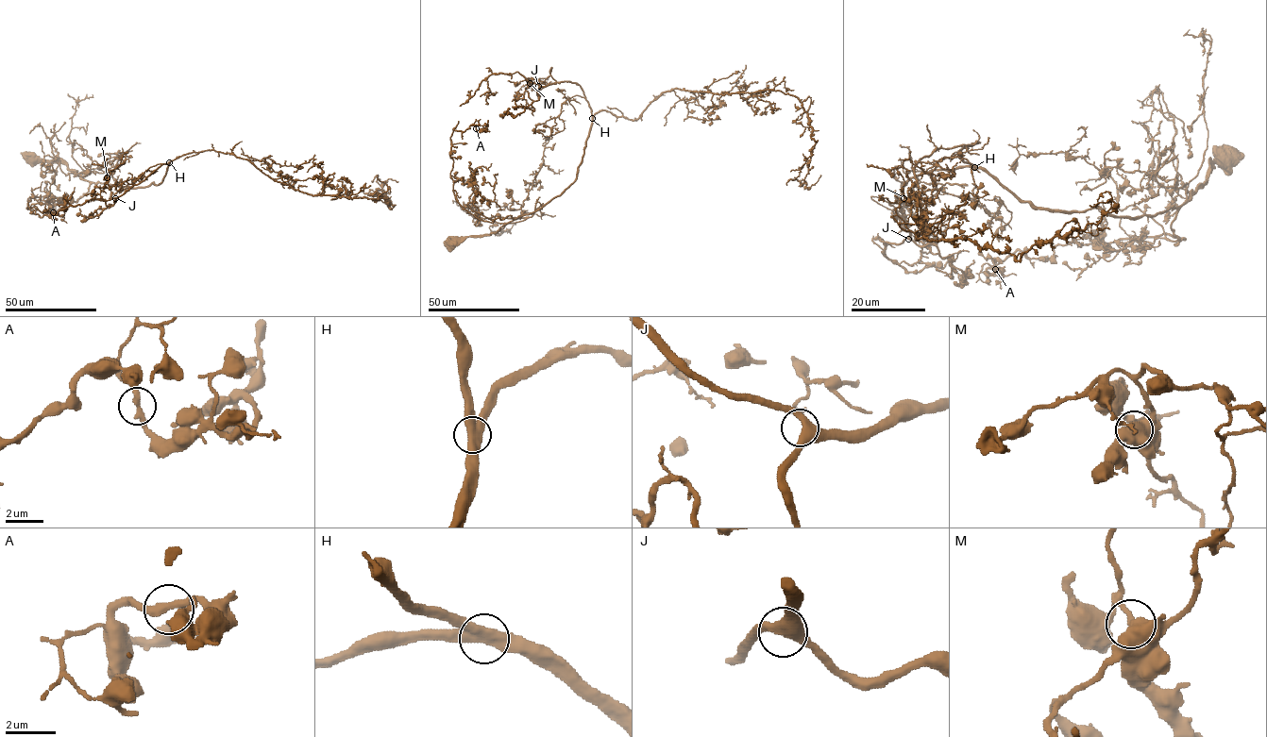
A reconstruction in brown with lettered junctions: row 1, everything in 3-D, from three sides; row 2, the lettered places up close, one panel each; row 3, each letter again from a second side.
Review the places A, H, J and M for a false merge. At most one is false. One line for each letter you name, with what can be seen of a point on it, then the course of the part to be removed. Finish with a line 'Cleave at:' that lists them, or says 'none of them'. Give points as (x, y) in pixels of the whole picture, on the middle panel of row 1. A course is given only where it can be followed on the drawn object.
Cleave at: none of them

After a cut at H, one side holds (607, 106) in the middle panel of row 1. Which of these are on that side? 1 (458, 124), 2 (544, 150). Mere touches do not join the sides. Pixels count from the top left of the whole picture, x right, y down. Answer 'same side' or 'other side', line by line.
1: same side
2: same side

